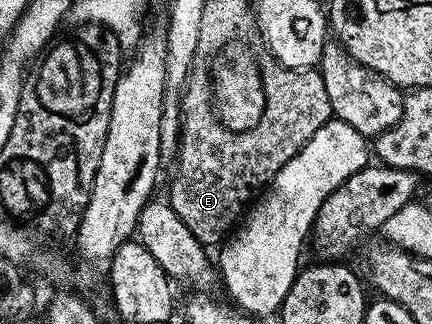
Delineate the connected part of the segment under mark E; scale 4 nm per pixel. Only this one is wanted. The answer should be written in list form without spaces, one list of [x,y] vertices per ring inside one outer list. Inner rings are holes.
[[[196,51],[189,69],[181,101],[182,125],[174,161],[177,167],[168,202],[204,247],[223,242],[237,224],[236,219],[243,216],[246,203],[253,202],[276,173],[307,144],[313,133],[333,116],[319,70],[299,71],[275,59],[268,61],[259,68],[265,91],[264,113],[252,129],[239,132],[228,130],[217,118],[212,73],[202,51]]]

